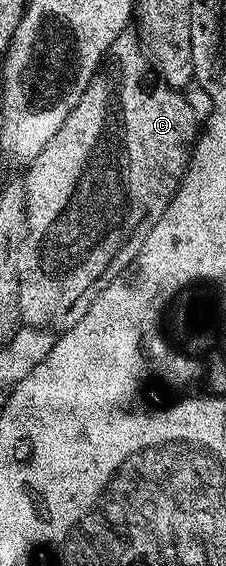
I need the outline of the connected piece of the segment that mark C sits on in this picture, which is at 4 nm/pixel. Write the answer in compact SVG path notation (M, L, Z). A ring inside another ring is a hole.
M124 31L109 47L89 87L61 123L61 131L26 166L27 177L22 183L27 192L27 234L17 253L24 326L48 331L72 329L91 305L93 290L108 285L131 267L143 240L179 190L196 136L197 120L184 94L157 76L138 36Z

